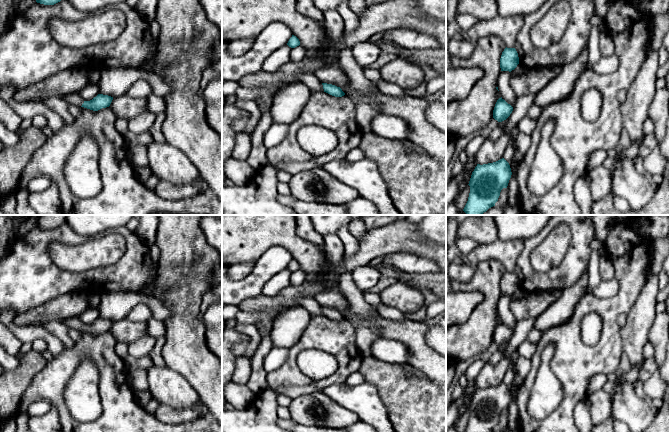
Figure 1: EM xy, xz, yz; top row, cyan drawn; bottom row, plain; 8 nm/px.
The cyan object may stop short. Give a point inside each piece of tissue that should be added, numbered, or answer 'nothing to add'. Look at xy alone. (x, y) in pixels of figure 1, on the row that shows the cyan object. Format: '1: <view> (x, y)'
1: xy (74, 98)

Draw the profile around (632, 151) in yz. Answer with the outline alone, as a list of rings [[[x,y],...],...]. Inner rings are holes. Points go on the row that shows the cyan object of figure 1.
[[[643,135],[643,138],[641,140],[637,140],[634,143],[631,143],[630,146],[628,148],[626,148],[625,150],[619,150],[619,152],[615,155],[614,163],[613,163],[612,167],[609,169],[611,180],[614,175],[614,170],[615,170],[616,164],[618,163],[618,161],[621,157],[629,159],[629,158],[635,158],[636,156],[638,156],[639,148],[641,146],[641,144],[643,143],[644,136],[645,135]]]

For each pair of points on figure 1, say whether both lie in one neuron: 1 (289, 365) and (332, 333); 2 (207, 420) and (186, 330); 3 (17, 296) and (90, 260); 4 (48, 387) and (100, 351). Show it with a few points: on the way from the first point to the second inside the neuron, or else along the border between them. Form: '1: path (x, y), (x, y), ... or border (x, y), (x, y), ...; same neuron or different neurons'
1: path (294, 352), (301, 345), (319, 335); same neuron
2: border (208, 411), (211, 414); different neurons
3: border (50, 256), (65, 270), (92, 268); different neurons
4: path (58, 373), (80, 351), (86, 351); same neuron

